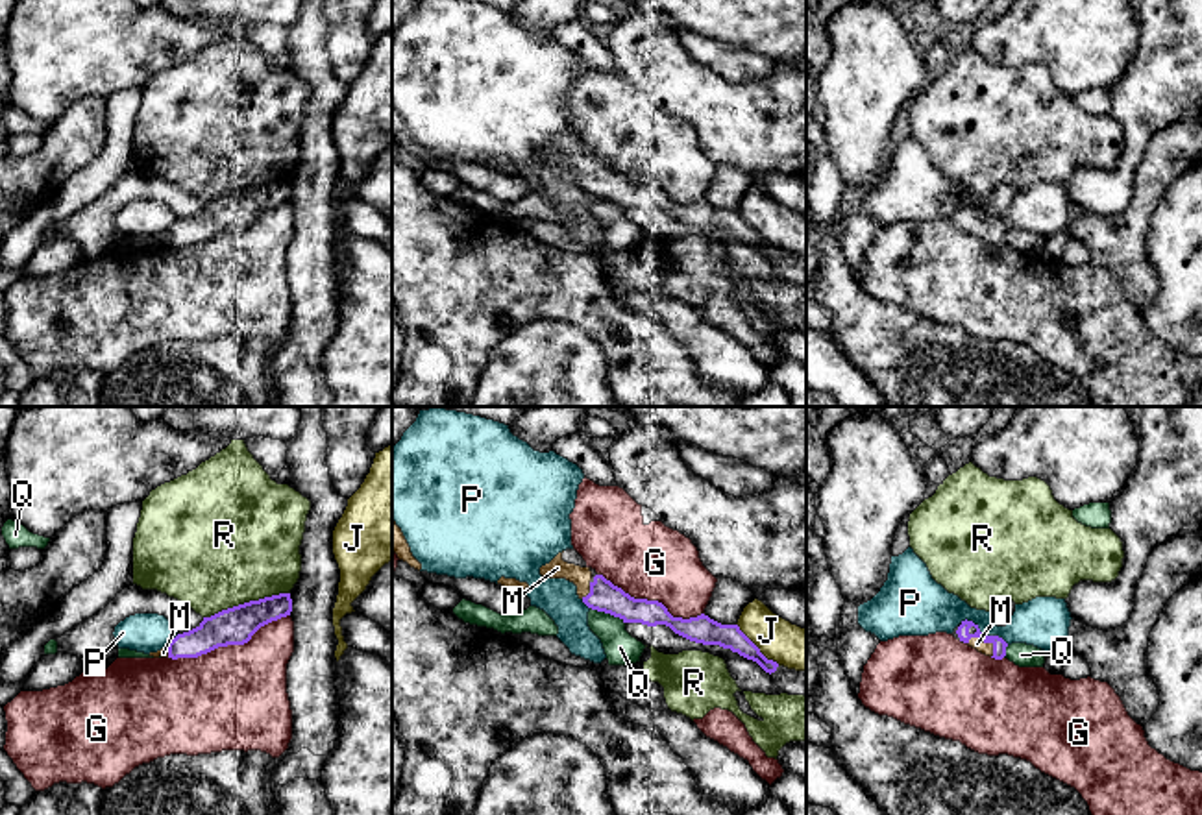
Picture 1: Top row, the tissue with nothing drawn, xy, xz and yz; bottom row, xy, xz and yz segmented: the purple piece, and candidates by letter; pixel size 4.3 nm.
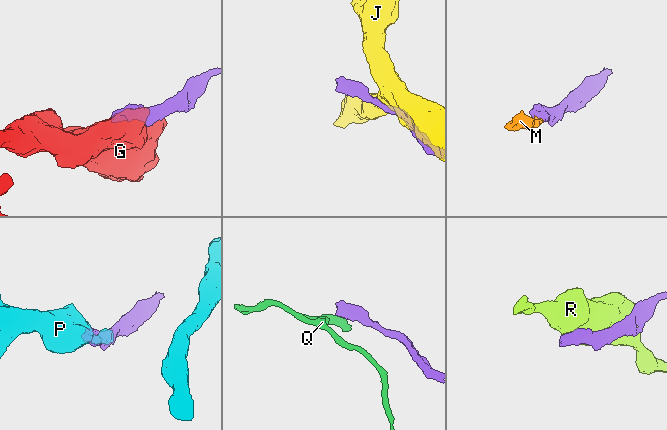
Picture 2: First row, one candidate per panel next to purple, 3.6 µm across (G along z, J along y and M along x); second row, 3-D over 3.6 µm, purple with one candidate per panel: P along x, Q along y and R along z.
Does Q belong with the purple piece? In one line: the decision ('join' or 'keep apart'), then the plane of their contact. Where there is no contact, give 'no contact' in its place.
keep apart | xz

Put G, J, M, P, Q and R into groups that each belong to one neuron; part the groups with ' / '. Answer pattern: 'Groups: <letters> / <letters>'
Groups: G / J / M / P / Q / R

